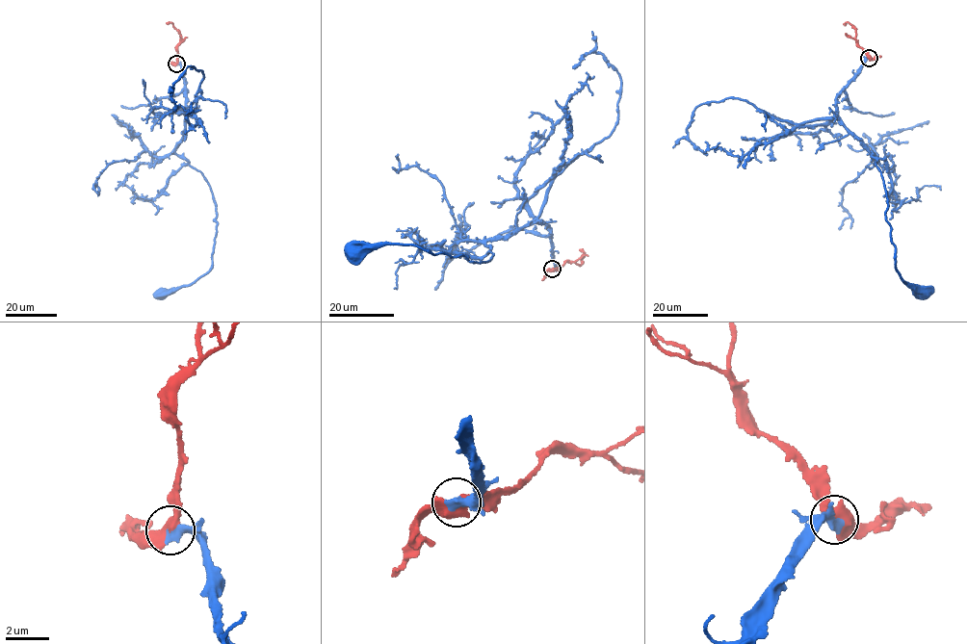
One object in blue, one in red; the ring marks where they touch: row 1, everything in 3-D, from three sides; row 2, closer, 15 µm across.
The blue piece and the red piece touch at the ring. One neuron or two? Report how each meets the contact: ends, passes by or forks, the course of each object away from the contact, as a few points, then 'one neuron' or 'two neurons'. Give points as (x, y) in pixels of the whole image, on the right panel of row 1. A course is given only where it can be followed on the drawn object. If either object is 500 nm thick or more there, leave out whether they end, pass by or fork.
blue ends; red passes by; course blue (869, 58), (836, 98), (838, 117), (876, 160), (896, 269), (902, 280), (923, 290); course red (869, 58), (857, 45), (855, 30), (847, 22), (845, 24); one neuron

